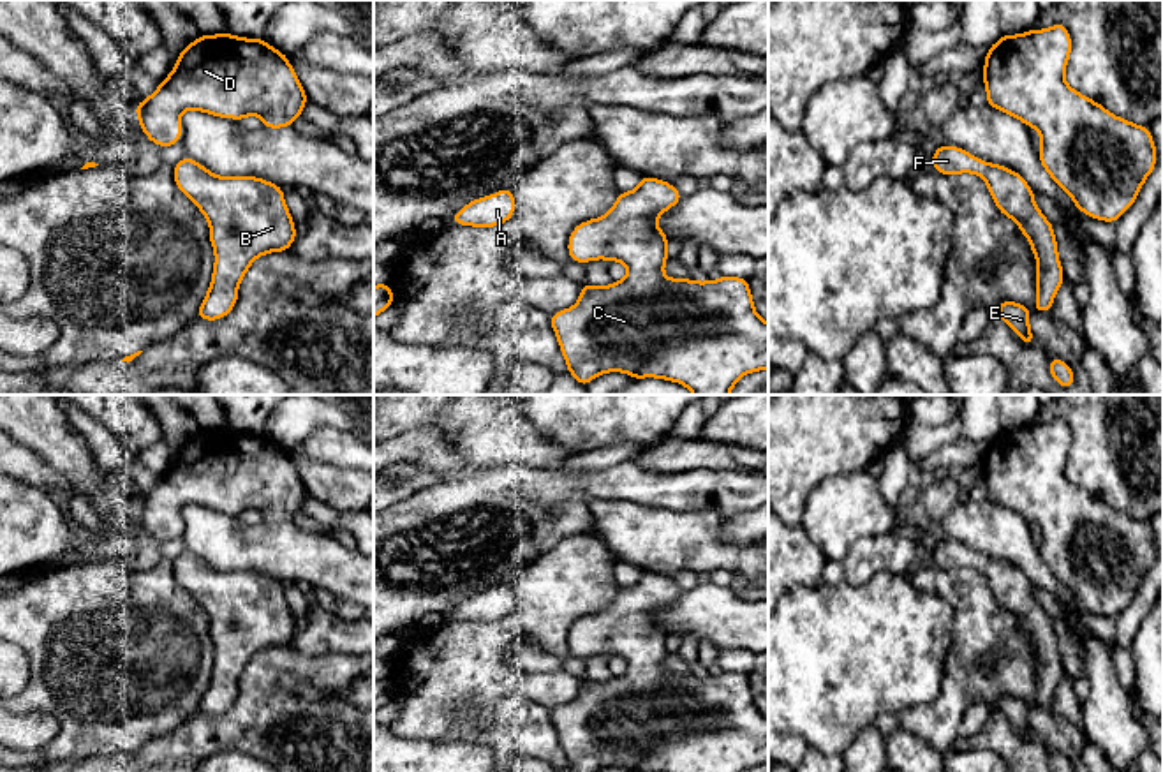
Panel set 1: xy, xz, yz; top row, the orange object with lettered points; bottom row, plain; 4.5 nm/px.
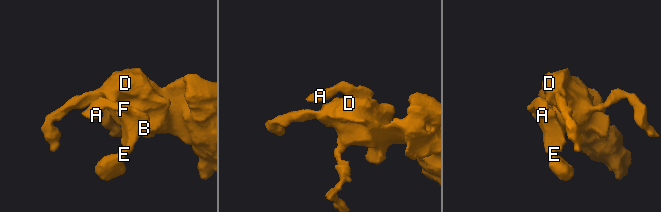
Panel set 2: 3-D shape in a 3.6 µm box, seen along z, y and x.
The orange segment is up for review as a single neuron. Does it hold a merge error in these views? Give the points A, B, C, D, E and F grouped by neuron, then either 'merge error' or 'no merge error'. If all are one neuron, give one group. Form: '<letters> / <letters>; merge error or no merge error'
A B C D E F; no merge error

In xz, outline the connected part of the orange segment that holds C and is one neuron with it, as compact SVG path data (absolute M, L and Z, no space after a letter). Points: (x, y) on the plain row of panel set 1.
M645 571L633 587L619 587L611 605L585 615L569 629L569 652L620 656L627 670L606 682L582 679L574 701L550 710L573 772L626 767L631 772L742 772L768 763L768 717L754 705L749 675L721 672L696 677L663 670L668 631L656 613L682 589L668 576Z

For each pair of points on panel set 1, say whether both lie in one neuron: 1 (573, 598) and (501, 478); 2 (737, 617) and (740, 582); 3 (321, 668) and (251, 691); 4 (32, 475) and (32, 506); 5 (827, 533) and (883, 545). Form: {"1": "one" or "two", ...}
{"1": "two", "2": "two", "3": "one", "4": "two", "5": "two"}

